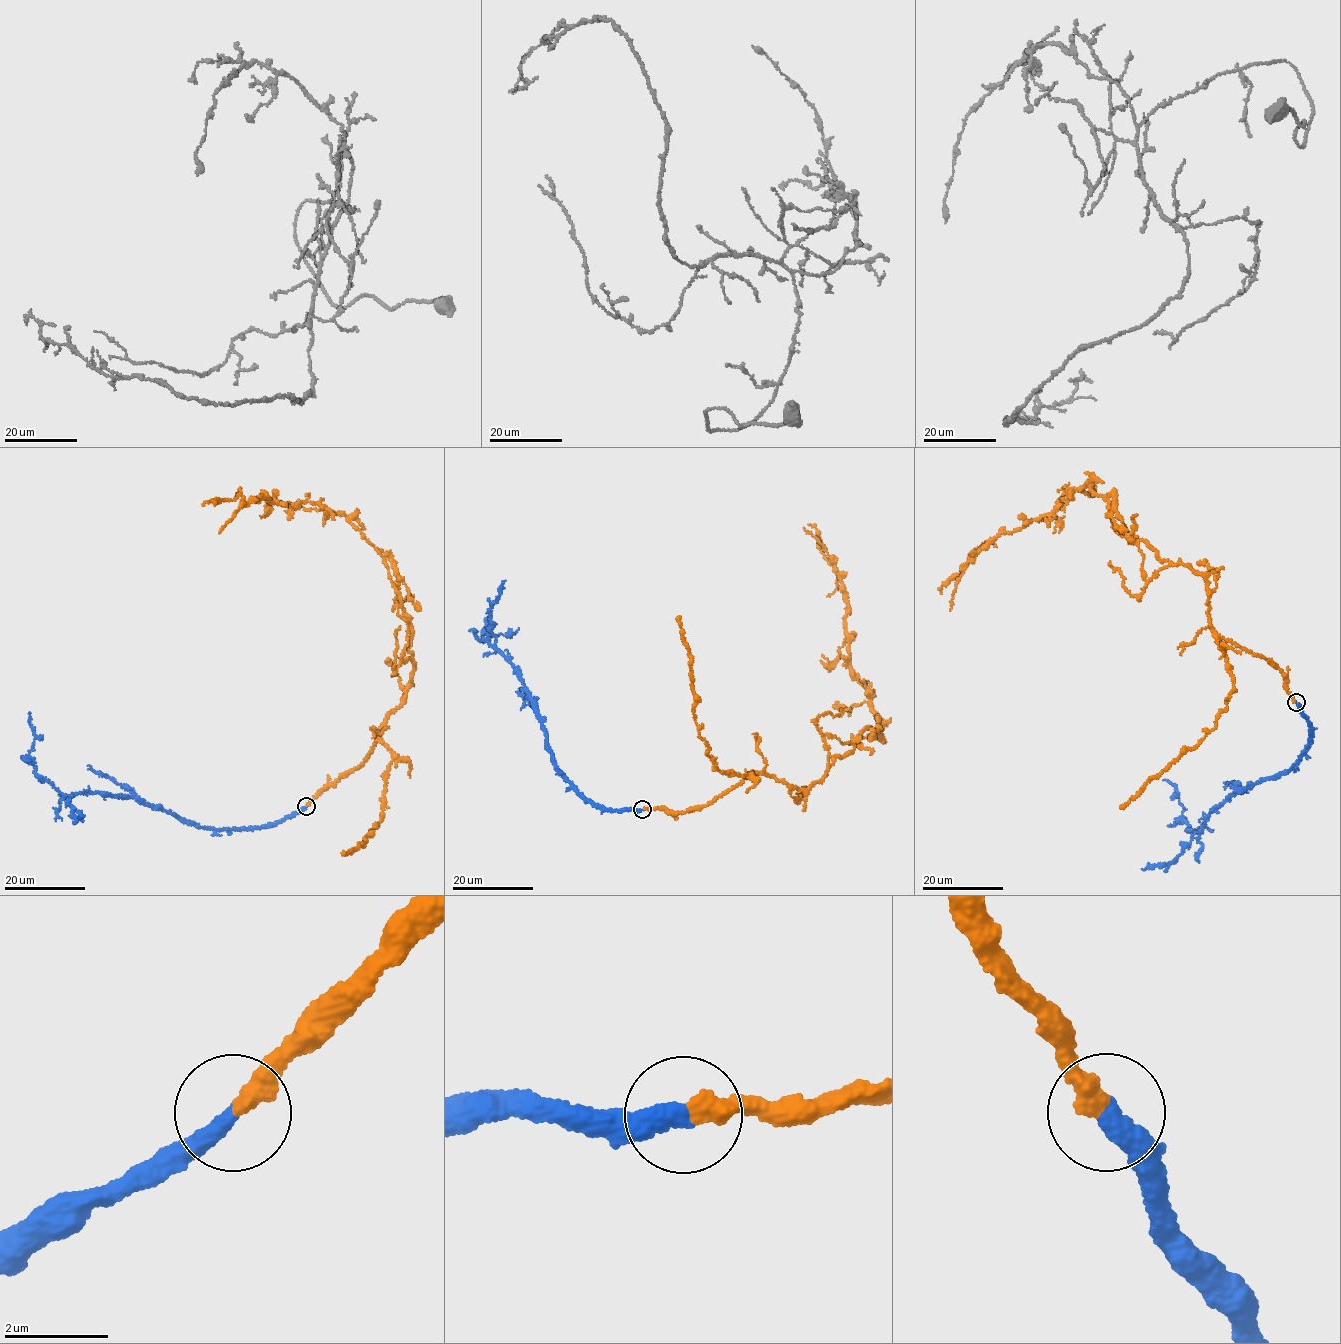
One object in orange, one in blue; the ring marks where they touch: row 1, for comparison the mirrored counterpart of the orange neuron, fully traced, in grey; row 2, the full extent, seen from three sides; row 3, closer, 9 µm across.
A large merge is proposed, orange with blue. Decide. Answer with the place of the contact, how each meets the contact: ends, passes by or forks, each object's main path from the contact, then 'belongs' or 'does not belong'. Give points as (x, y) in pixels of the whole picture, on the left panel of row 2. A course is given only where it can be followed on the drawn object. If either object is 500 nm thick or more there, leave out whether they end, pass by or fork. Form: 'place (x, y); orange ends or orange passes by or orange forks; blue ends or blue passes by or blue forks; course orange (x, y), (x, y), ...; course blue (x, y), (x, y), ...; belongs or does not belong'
place (306, 806); orange ends; blue ends; course orange (307, 805), (359, 769), (402, 702), (414, 668), (409, 621), (383, 556), (345, 517), (260, 496), (202, 505); course blue (306, 806), (265, 826), (218, 829), (125, 795), (65, 795), (37, 774), (26, 758), (35, 735), (29, 712); belongs

